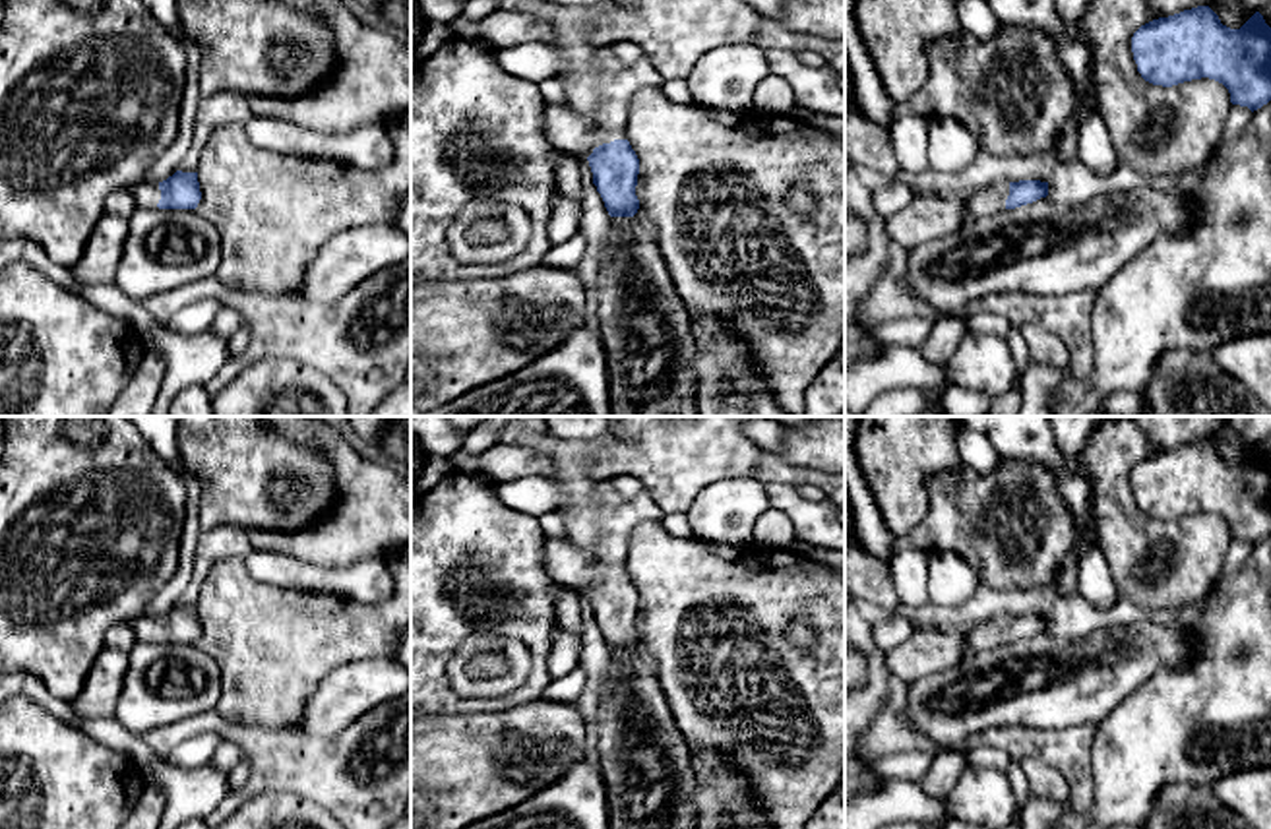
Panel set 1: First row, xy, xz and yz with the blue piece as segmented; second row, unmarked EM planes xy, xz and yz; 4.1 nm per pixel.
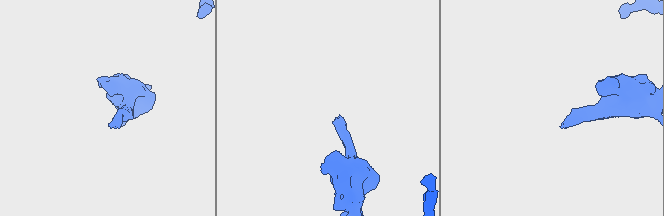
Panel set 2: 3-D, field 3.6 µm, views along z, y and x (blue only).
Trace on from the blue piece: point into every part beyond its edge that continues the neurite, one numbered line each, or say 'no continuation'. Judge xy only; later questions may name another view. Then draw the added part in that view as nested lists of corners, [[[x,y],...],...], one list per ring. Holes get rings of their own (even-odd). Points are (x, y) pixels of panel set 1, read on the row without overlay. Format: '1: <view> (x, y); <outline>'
1: xy (146, 626); [[[147,612],[128,618],[126,624],[132,628],[136,641],[157,641],[161,633],[159,616]]]

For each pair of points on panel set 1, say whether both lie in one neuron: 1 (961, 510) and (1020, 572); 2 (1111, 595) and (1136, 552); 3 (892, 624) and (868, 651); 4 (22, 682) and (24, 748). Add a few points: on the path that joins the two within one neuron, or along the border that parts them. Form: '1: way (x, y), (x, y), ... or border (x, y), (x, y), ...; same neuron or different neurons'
1: way (977, 525), (1008, 556); same neuron
2: border (1097, 543), (1111, 580), (1122, 595); different neurons
3: border (870, 626), (874, 645), (884, 655); different neurons
4: border (20, 696), (62, 717); different neurons

